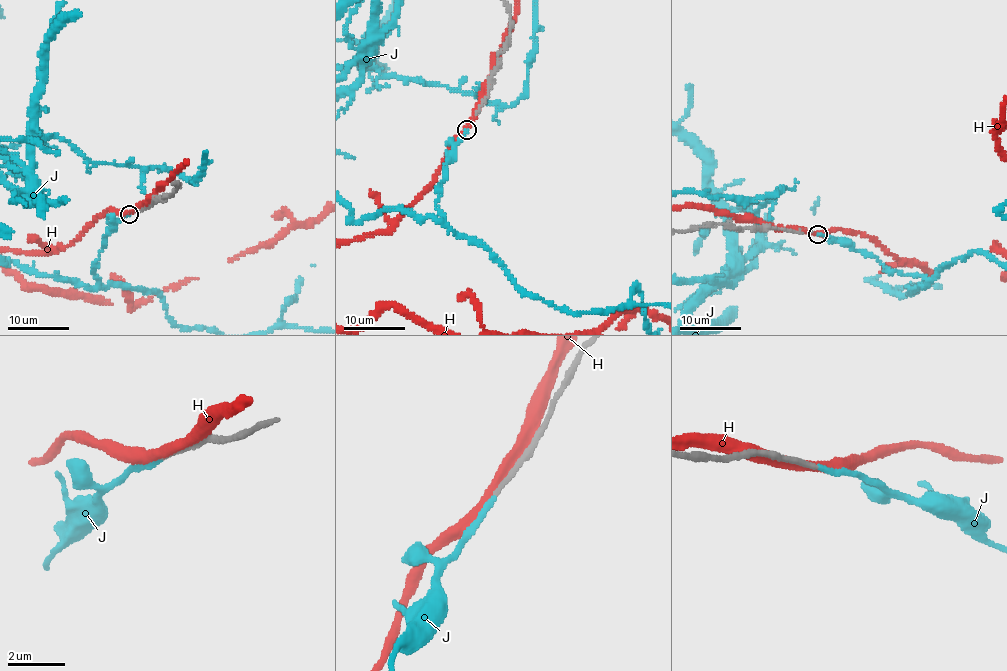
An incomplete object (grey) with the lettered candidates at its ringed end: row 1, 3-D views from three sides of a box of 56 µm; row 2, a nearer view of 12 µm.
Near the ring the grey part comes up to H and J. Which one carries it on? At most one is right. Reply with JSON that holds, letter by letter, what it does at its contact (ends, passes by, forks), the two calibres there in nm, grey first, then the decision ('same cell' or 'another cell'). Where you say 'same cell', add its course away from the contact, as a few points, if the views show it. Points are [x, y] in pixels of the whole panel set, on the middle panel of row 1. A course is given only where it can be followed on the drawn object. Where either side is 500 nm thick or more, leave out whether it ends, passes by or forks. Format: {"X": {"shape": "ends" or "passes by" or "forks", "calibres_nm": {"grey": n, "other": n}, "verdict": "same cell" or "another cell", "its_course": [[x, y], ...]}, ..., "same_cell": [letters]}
{"H": {"shape": "passes by", "calibres_nm": {"grey": 220, "other": 360}, "verdict": "another cell"}, "J": {"shape": "ends", "calibres_nm": {"grey": 180, "other": 190}, "verdict": "same cell"}, "same_cell": ["J"]}

